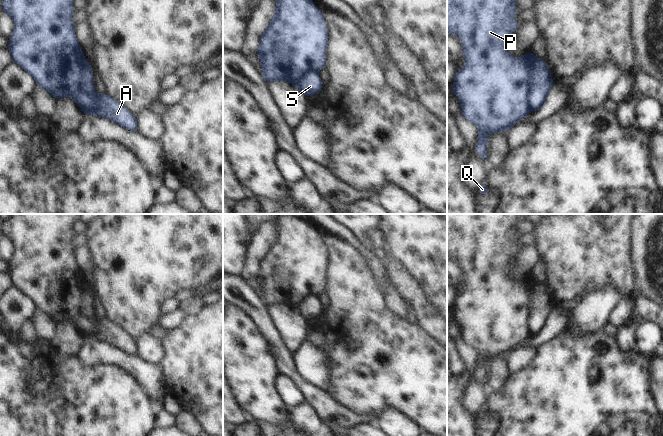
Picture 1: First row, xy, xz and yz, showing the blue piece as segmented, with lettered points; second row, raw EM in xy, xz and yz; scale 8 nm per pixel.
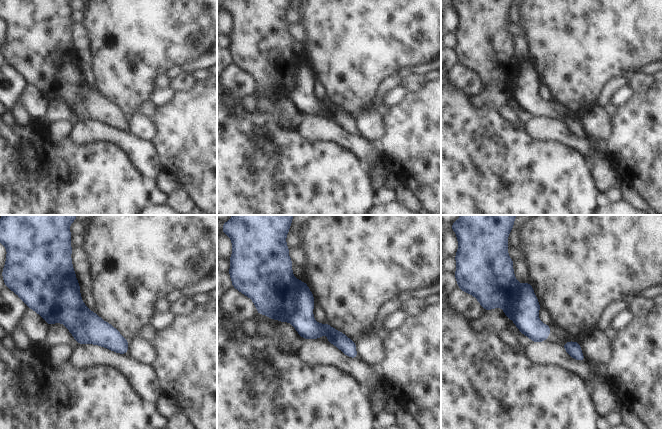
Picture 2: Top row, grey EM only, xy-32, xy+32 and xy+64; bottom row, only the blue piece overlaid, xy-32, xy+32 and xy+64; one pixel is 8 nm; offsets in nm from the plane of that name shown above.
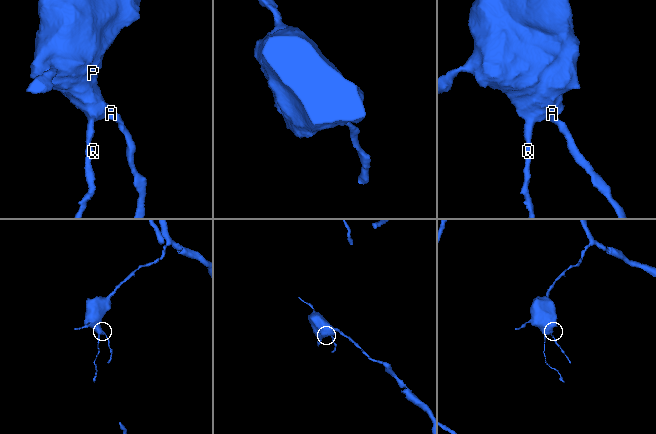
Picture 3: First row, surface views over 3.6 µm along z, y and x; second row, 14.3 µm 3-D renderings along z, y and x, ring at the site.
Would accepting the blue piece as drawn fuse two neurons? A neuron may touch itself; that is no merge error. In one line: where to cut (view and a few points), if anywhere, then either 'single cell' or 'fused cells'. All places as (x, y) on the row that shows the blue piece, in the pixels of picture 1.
cut in yz along (536, 57), (532, 60), (530, 69), (528, 106), (531, 109); fused cells

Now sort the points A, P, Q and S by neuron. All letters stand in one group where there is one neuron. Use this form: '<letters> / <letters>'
A P Q / S

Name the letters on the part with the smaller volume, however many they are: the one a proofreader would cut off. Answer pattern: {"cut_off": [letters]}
{"cut_off": ["S"]}

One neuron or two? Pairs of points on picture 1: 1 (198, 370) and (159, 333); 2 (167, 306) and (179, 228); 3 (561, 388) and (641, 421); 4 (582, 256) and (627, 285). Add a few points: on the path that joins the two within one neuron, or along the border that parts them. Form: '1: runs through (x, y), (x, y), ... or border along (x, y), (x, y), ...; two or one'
1: border along (167, 331), (161, 339); two
2: border along (173, 297), (162, 304), (159, 314); two
3: runs through (581, 408), (592, 419), (621, 419); one
4: runs through (593, 256), (598, 256), (616, 274); one

